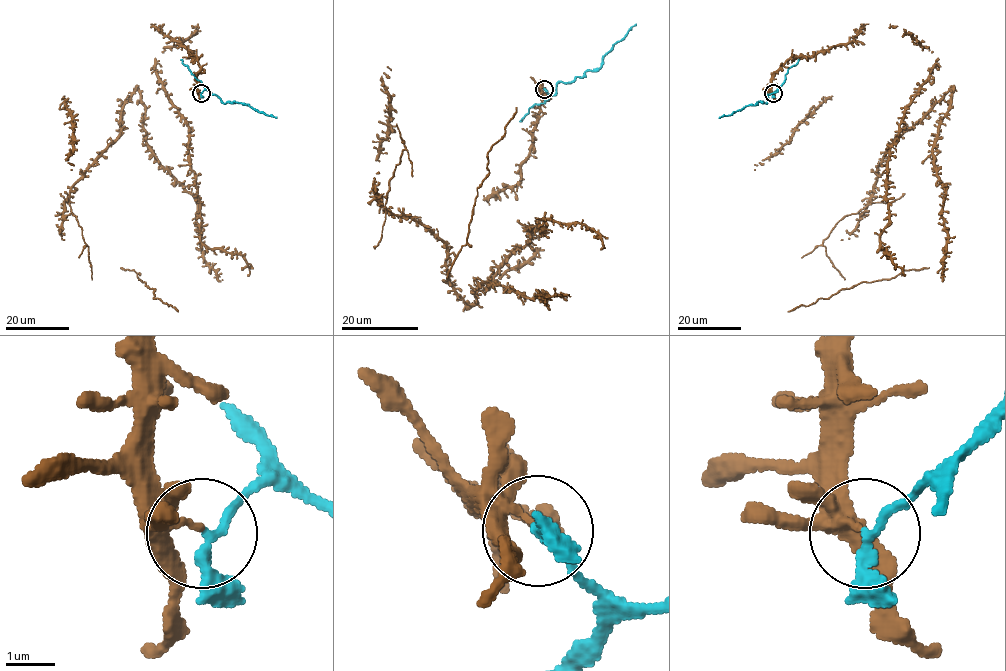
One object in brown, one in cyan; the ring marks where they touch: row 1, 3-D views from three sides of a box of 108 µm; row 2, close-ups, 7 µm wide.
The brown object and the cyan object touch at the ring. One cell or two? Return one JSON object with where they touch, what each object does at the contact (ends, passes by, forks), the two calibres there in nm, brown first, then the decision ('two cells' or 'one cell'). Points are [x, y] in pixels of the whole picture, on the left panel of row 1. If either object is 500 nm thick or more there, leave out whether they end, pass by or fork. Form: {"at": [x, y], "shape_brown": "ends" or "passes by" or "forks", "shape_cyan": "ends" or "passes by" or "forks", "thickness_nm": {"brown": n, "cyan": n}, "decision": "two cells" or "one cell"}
{"at": [201, 93], "shape_brown": "passes by", "shape_cyan": "passes by", "thickness_nm": {"brown": 130, "cyan": 180}, "decision": "two cells"}

